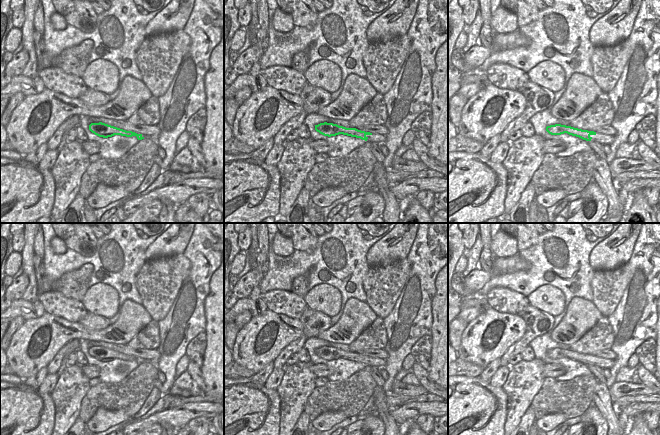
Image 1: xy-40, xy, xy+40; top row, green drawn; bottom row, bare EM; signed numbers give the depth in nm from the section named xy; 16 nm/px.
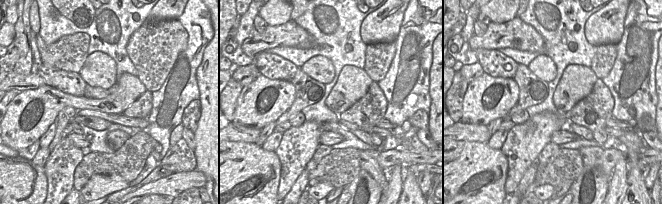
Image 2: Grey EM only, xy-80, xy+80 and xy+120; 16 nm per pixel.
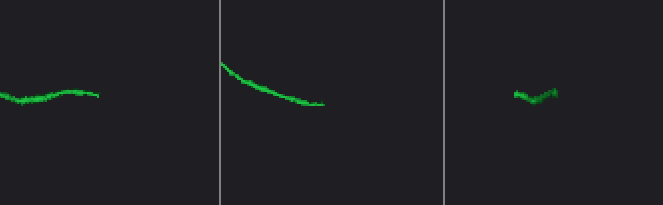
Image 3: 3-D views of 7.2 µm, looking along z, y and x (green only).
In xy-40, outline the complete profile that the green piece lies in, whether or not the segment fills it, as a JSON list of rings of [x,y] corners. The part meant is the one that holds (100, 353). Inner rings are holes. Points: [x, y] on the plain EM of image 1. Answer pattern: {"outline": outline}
{"outline": [[[102,346],[91,347],[89,349],[89,354],[95,359],[103,362],[112,361],[114,359],[121,359],[126,361],[136,360],[138,364],[151,363],[152,365],[156,365],[156,366],[158,363],[158,360],[148,360],[148,359],[137,358],[135,356],[126,355]]]}

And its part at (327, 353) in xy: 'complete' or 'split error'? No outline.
split error

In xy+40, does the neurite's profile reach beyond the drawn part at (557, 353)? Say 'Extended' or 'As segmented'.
Extended.

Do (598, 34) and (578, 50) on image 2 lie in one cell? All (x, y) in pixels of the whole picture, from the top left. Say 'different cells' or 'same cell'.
different cells

